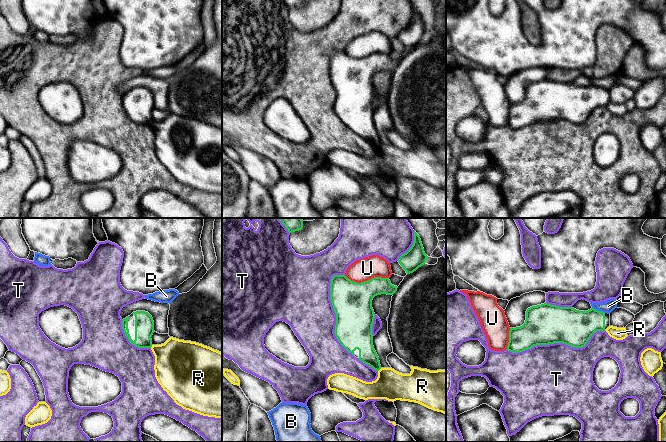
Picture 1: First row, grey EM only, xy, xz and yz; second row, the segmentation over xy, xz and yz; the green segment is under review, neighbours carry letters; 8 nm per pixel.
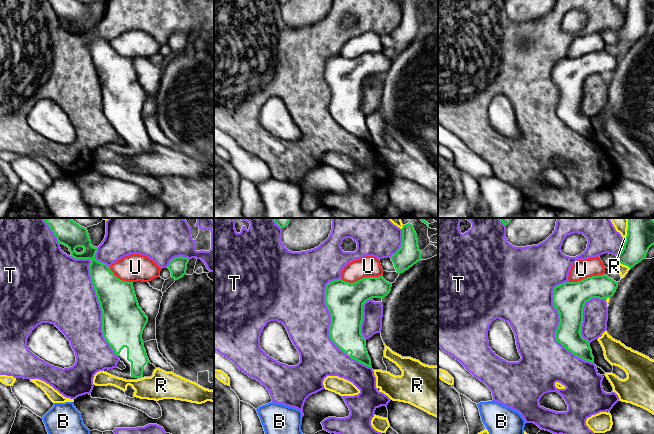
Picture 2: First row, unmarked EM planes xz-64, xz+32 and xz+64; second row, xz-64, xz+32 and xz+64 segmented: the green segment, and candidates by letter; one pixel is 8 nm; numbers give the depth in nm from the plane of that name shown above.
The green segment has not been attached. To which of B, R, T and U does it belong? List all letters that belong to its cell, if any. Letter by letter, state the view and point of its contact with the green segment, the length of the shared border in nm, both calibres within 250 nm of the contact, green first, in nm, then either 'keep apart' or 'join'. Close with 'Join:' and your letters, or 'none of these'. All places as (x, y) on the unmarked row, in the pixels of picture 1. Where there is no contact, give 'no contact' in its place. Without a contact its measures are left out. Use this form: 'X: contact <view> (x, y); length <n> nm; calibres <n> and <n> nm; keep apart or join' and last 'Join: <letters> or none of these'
B: contact yz (597, 86); length 120 nm; calibres 300 and 100 nm; keep apart
R: contact xz (379, 145); length 40 nm; calibres 140 and 240 nm; keep apart
T: contact yz (556, 118); length 800 nm; calibres 320 and 480 nm; keep apart
U: contact xz (366, 57); length 360 nm; calibres 320 and 180 nm; keep apart
Join: none of these

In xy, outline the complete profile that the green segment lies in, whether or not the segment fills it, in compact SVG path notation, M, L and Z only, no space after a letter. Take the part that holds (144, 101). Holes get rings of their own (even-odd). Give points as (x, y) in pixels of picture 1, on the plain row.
M145 87L133 88L122 96L122 105L129 118L138 124L151 124L154 109L152 92Z

